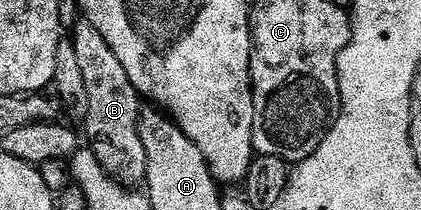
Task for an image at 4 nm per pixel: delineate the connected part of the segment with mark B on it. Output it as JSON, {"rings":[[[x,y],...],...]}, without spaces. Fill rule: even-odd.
{"rings":[[[80,20],[76,31],[70,35],[70,41],[74,52],[78,52],[82,80],[90,96],[90,108],[86,119],[88,138],[92,141],[89,142],[90,149],[94,152],[98,164],[102,164],[102,168],[114,181],[129,188],[139,187],[148,177],[146,144],[142,144],[140,135],[141,95],[136,93],[136,86],[130,80],[130,76],[126,76],[122,60],[114,56],[114,48],[110,48],[110,44],[102,40],[102,32],[98,32],[94,24]]]}

